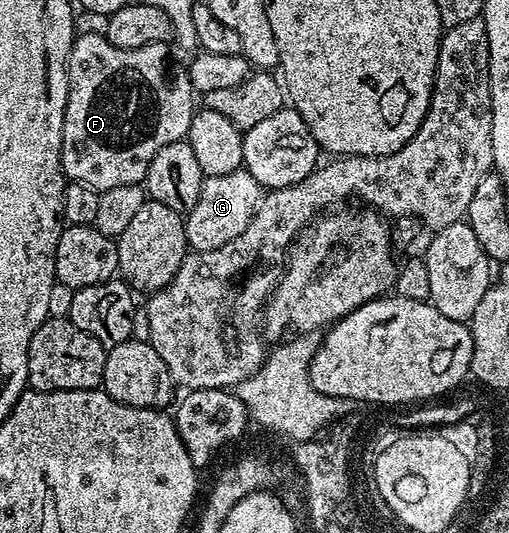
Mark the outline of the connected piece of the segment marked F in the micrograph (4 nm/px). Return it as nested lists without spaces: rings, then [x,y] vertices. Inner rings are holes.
[[[80,31],[67,55],[67,105],[63,115],[63,145],[59,157],[68,181],[84,184],[101,193],[113,186],[143,184],[149,162],[161,146],[186,137],[197,111],[197,93],[191,87],[187,69],[171,57],[166,43],[137,46],[137,50],[121,50],[99,32]]]

